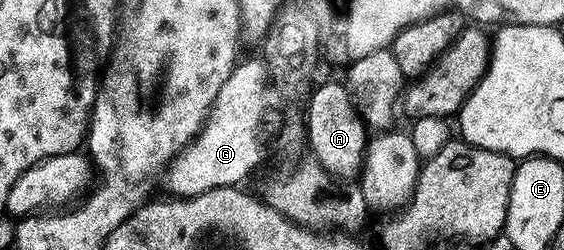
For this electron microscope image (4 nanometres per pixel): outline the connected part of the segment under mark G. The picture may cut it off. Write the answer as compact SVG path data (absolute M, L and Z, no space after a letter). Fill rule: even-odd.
M242 60L235 65L233 72L228 76L228 80L224 80L224 88L220 88L201 132L170 161L170 165L164 171L166 186L174 193L171 195L175 199L195 198L198 194L221 186L238 186L261 164L262 121L265 120L266 109L270 106L270 90L272 90L272 83L270 78L267 77L264 61L250 60L245 62L245 60Z

